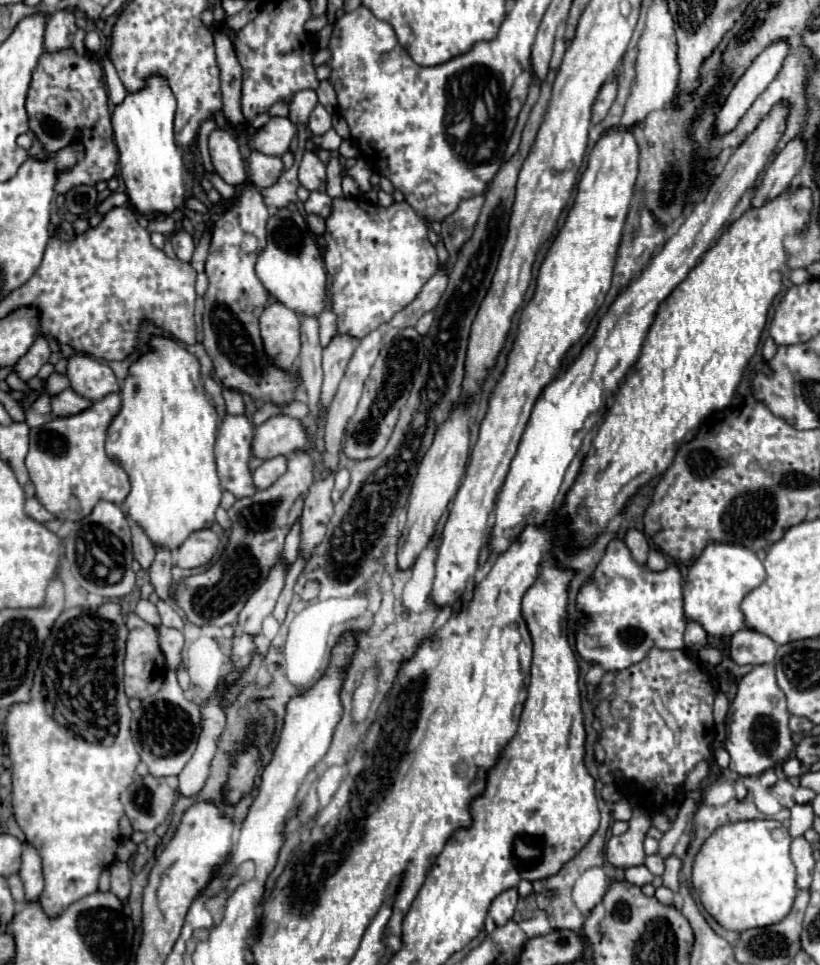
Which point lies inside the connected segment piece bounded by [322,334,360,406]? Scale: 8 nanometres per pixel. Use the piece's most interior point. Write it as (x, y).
(336, 355)

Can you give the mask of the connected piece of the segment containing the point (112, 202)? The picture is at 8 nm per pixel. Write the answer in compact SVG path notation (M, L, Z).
M115 191L110 194L98 207L97 212L105 214L110 209L116 206L122 206L124 203L128 203L128 196L125 192Z

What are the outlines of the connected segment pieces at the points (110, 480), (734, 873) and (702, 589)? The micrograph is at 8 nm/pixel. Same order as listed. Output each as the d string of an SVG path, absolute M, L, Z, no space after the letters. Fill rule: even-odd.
M108 394L92 408L66 418L54 418L40 428L30 428L26 468L36 486L38 500L58 520L76 522L86 518L98 500L122 504L130 492L128 474L104 452L106 430L120 412L120 394Z
M746 820L732 822L718 828L700 848L694 858L692 886L700 894L704 910L718 920L720 926L734 932L744 932L750 928L764 928L780 922L792 908L796 898L796 868L790 858L792 836L782 822L776 820Z
M710 544L694 562L694 566L688 568L688 578L684 584L684 612L688 620L698 622L710 636L732 636L736 630L746 626L744 614L740 610L742 598L750 590L758 588L764 578L764 566L752 550L732 544Z

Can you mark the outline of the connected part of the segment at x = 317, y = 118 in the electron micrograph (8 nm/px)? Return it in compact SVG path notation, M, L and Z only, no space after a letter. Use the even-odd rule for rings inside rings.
M318 104L318 106L312 110L308 128L310 128L310 132L316 134L316 136L320 136L320 134L324 134L324 132L328 132L328 130L332 128L332 116L326 112L324 106Z

